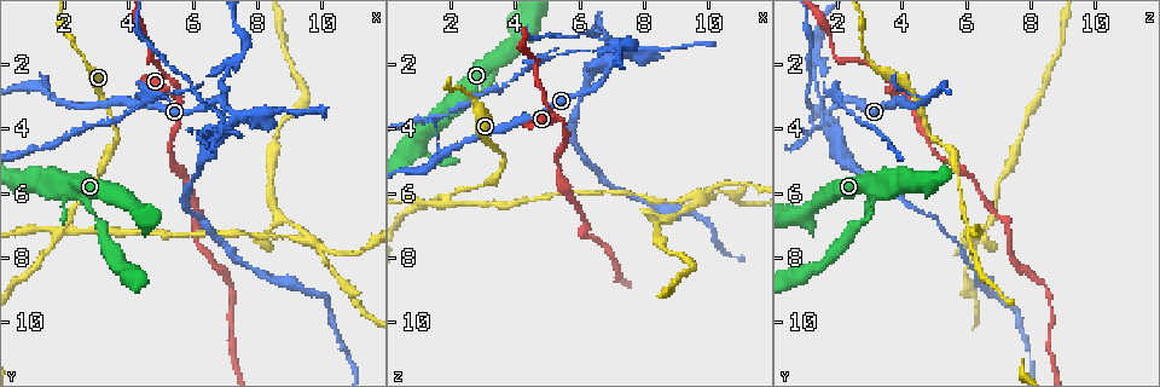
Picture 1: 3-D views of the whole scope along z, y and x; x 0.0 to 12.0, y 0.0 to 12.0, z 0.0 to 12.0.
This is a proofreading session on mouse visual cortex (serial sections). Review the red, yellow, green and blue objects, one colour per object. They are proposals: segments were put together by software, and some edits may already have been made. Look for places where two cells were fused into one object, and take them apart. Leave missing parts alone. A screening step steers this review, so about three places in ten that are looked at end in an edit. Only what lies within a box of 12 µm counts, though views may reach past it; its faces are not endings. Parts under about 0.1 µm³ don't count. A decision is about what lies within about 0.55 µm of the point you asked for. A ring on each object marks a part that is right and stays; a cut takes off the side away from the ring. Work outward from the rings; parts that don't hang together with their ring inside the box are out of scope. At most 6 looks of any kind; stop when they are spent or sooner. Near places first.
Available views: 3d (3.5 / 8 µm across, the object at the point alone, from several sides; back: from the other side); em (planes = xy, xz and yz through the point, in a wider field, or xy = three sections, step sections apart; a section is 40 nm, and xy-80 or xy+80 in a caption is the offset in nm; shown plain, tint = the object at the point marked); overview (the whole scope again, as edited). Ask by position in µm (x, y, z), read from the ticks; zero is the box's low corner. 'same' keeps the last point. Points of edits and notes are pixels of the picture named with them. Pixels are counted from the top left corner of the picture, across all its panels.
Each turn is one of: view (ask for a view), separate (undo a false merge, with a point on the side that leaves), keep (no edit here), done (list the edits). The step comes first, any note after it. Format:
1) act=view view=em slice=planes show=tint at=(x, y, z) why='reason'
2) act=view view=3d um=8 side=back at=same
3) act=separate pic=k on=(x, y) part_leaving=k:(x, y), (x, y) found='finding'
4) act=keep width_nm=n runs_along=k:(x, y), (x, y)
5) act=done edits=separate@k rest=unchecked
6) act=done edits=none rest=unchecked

act=view view=3d um=3.5 side=back at=(2.8, 2.0, 3.0) why='thick turns thin'

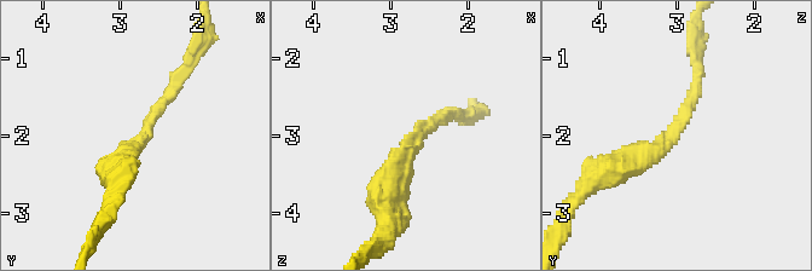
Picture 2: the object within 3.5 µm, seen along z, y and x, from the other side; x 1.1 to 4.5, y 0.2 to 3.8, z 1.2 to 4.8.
act=view view=em slice=xy step=5 show=tint at=(2.70, 2.00, 3.05)

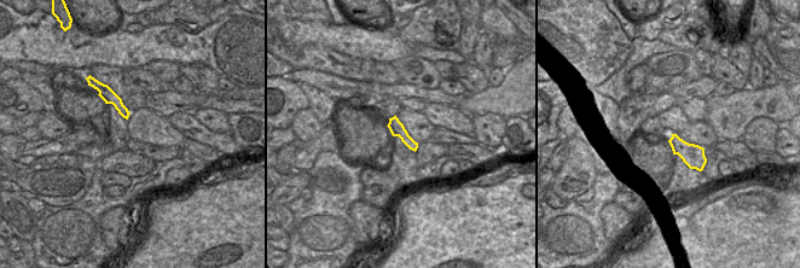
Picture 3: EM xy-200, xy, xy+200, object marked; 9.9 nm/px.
act=keep width_nm=150 runs_along=2:(607, 168), (666, 145), (696, 71) found='all the same cell'

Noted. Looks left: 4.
act=view view=3d um=3.5 at=(7.2, 3.7, 1.7) why='looks like a crossing'

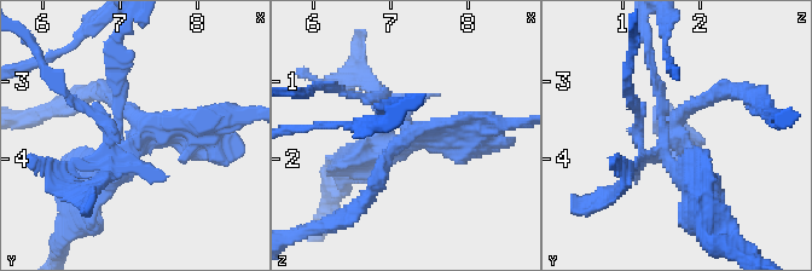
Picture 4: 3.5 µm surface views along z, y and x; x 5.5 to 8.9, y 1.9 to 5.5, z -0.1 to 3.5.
act=view view=em slice=xy step=2 show=tint at=(7.30, 3.70, 1.65)

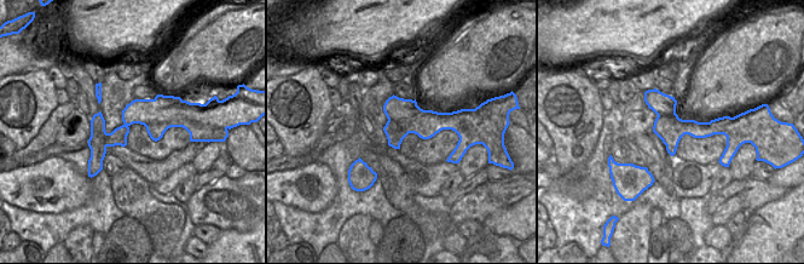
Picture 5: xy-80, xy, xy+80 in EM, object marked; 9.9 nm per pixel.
act=separate pic=4 on=(383, 138) border=5:(388, 119), (410, 119), (416, 133) found='a second cell is stuck on'

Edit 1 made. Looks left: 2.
act=done edits=separate@4 rest=unchecked

